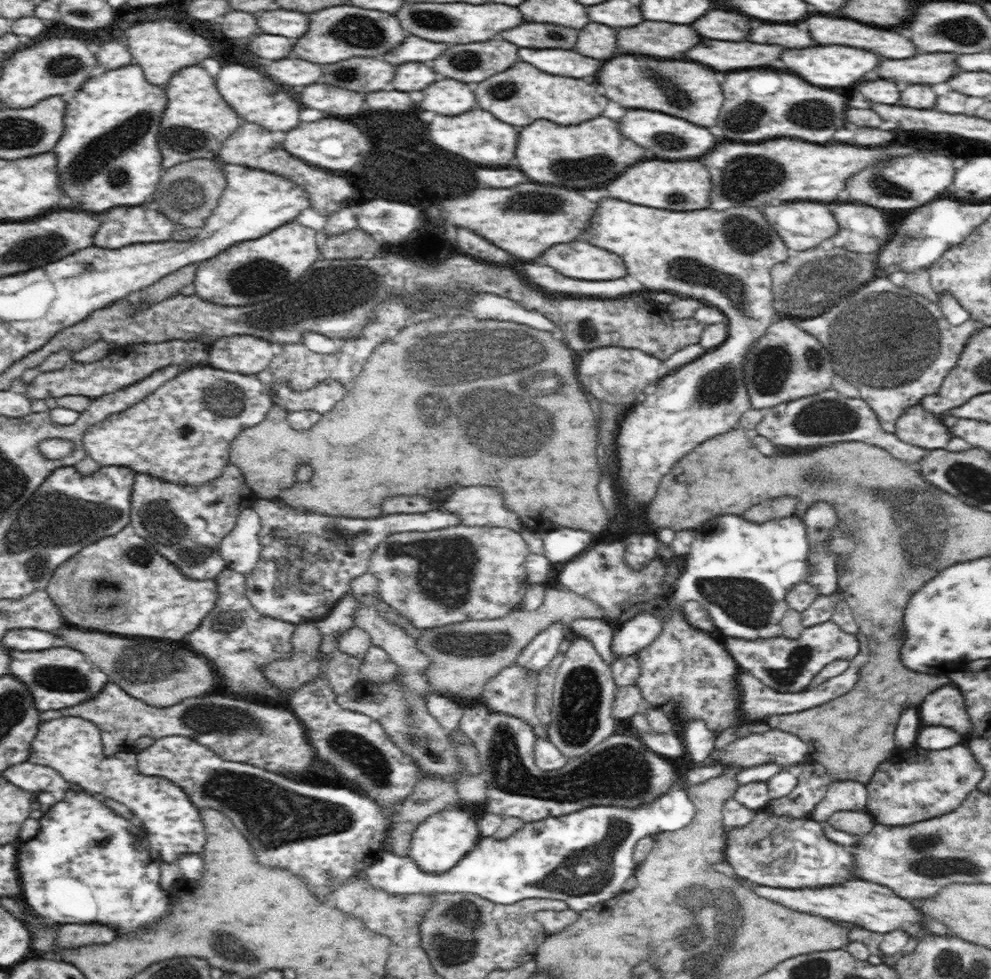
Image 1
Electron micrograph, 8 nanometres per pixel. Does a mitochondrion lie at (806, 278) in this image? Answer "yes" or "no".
yes

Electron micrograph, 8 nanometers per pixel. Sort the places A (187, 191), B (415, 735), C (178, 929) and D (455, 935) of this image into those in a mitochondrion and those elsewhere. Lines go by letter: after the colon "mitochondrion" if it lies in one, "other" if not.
A: mitochondrion
B: mitochondrion
C: mitochondrion
D: mitochondrion

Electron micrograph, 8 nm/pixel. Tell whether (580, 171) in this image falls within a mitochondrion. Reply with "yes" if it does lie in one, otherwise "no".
yes

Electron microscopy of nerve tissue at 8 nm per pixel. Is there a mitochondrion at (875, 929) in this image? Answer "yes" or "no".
no

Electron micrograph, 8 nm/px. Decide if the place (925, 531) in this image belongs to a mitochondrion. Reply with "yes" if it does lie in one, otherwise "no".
yes

